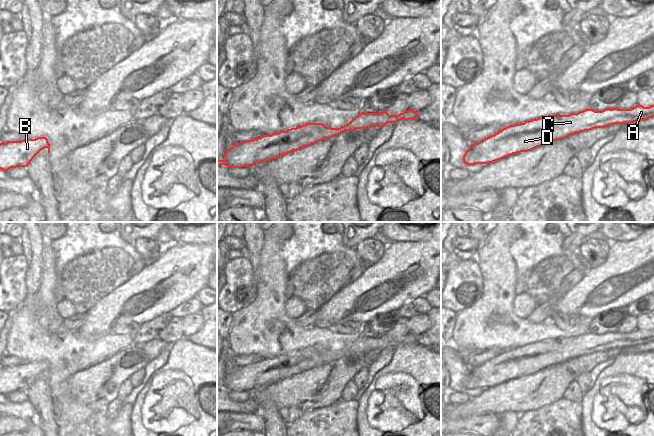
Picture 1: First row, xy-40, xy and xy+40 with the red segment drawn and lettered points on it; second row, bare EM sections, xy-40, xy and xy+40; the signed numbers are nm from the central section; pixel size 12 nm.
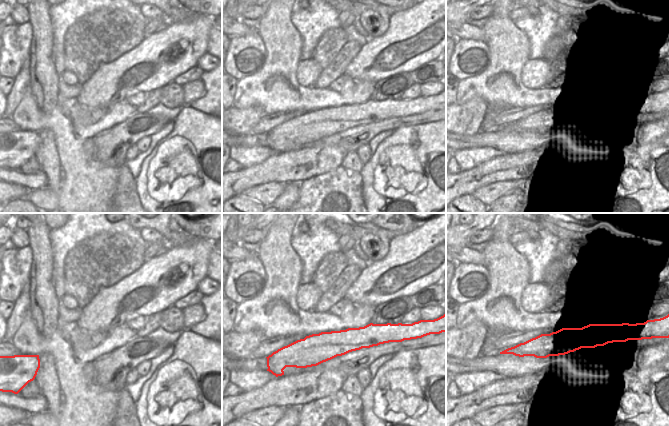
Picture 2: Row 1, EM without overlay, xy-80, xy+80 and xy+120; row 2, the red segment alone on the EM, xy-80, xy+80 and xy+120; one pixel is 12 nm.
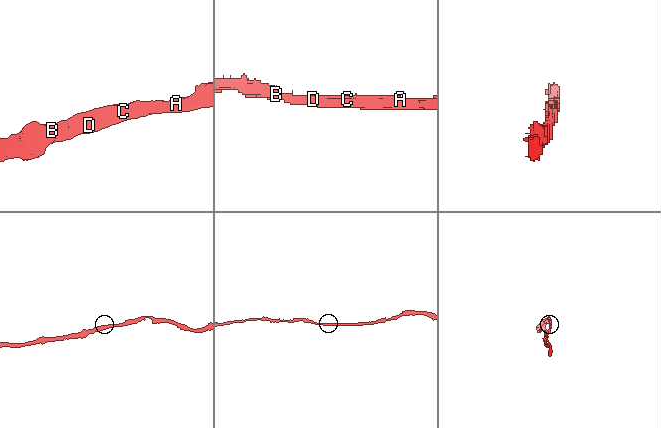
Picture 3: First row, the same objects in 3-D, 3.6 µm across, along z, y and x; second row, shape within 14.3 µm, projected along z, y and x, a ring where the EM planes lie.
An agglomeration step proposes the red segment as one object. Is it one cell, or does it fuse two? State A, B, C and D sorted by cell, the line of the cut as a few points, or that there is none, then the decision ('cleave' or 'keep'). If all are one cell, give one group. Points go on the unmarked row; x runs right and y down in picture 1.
A B C D; no cut; keep

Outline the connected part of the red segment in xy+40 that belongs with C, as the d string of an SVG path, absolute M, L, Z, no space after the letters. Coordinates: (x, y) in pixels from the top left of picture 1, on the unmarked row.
M654 329L631 333L585 333L569 339L548 339L509 349L484 364L471 368L463 379L467 389L489 388L513 378L531 375L576 357L614 348L628 348L654 341Z

